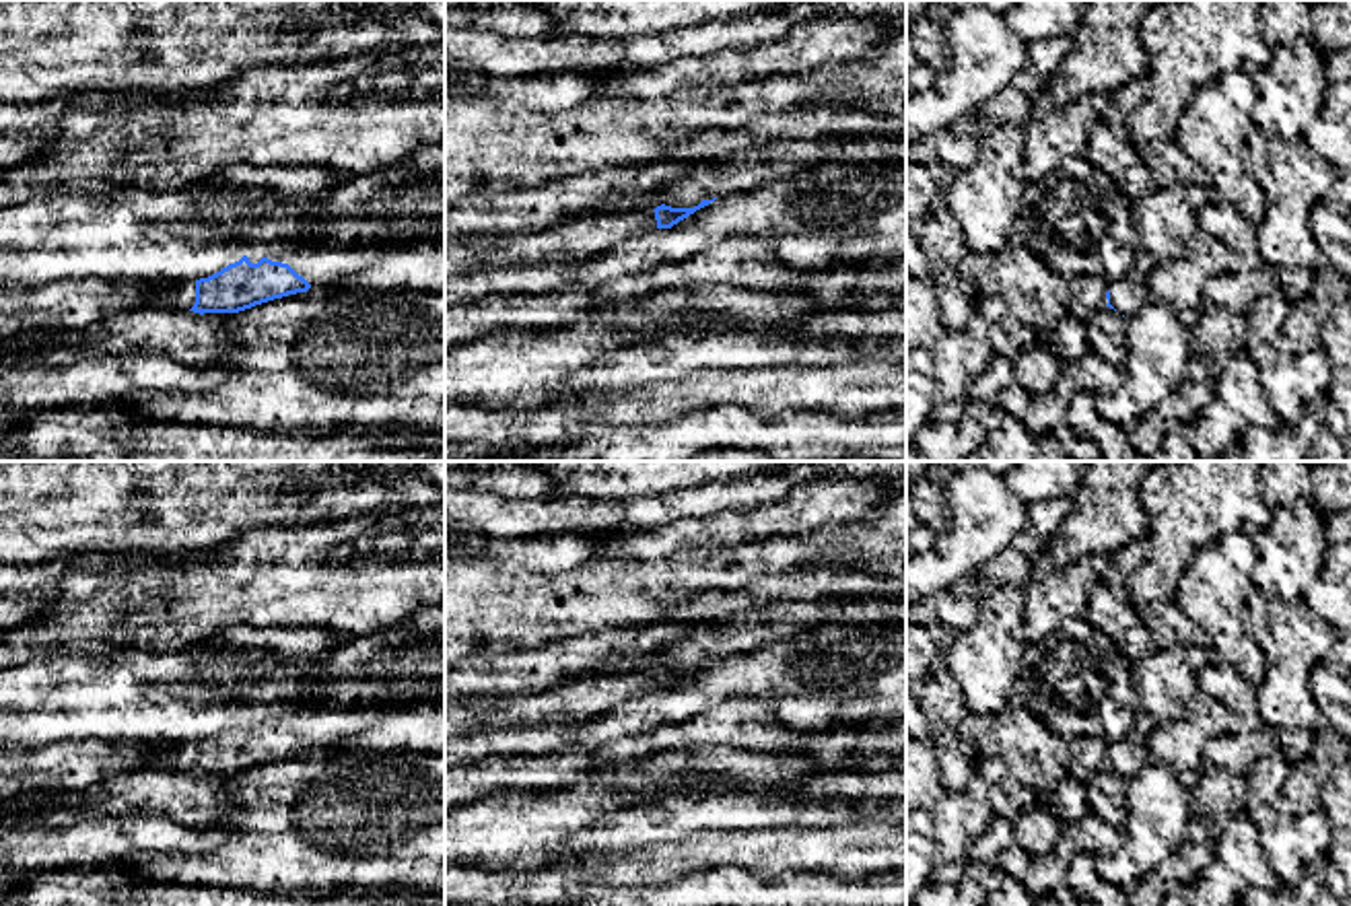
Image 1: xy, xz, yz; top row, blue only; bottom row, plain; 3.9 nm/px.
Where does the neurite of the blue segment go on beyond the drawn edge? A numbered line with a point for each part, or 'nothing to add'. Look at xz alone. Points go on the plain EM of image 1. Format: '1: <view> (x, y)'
1: xz (573, 703)

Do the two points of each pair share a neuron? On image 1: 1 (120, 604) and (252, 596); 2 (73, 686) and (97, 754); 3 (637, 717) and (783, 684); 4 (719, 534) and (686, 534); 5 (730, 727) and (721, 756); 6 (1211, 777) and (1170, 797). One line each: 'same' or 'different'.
1: different
2: different
3: same
4: same
5: different
6: different

